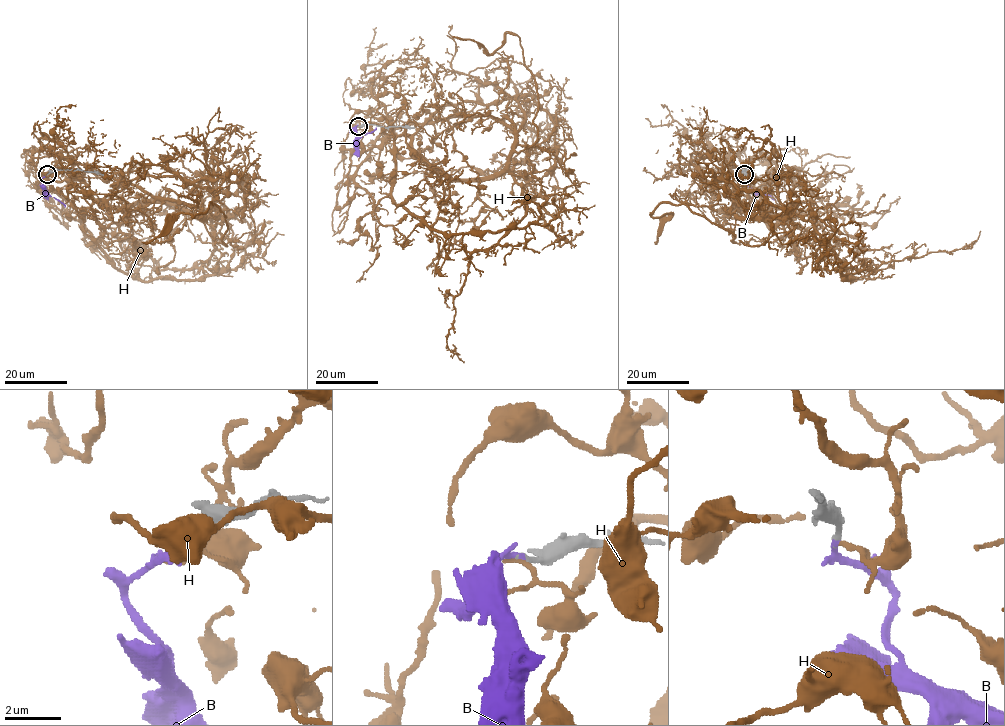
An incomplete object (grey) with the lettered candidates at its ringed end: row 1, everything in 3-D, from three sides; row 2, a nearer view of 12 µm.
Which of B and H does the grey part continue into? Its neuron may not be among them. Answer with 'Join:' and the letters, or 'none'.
Join: B

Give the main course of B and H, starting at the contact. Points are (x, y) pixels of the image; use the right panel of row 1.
B: (744, 174), (750, 180), (755, 194), (746, 207)
H: (745, 174), (753, 198), (797, 202), (790, 213), (846, 267), (960, 249), (981, 231)

